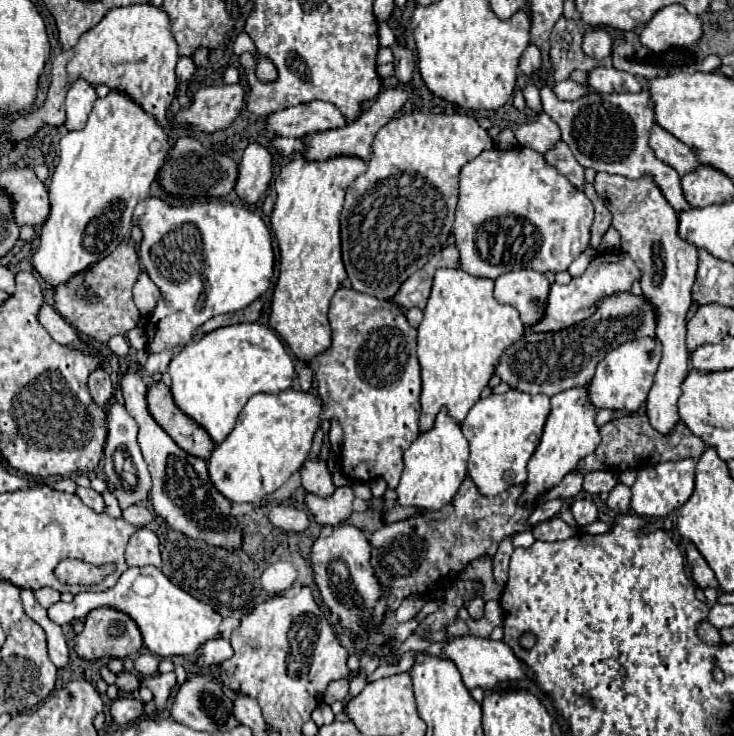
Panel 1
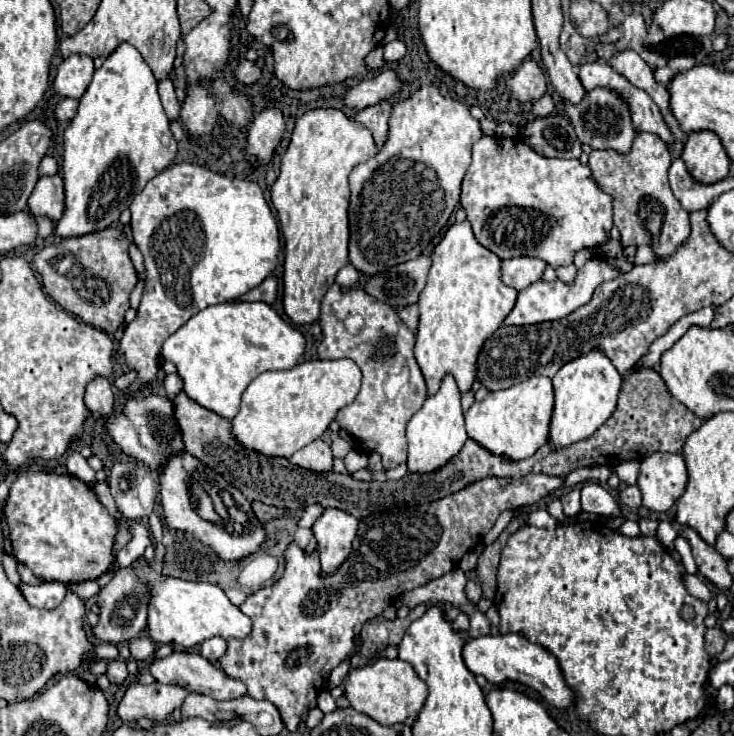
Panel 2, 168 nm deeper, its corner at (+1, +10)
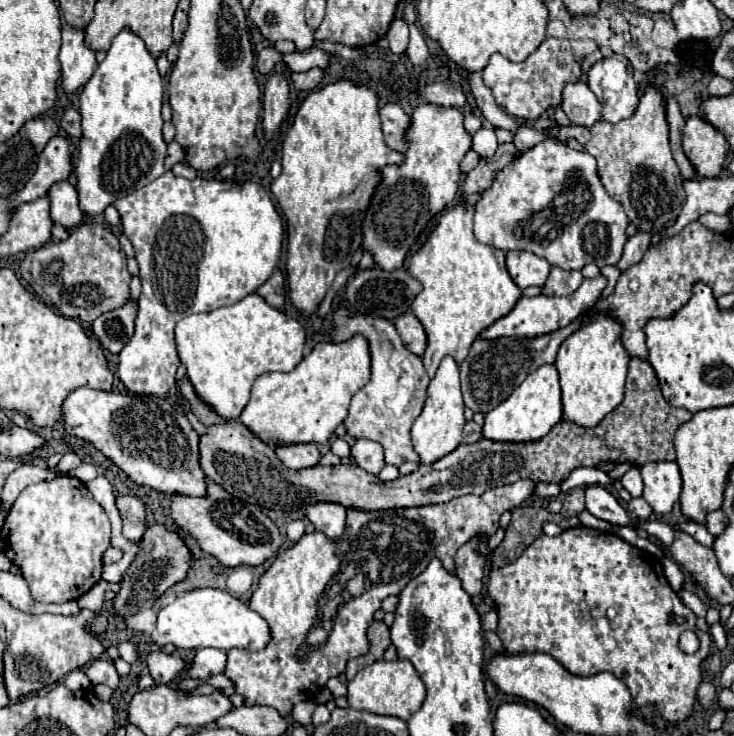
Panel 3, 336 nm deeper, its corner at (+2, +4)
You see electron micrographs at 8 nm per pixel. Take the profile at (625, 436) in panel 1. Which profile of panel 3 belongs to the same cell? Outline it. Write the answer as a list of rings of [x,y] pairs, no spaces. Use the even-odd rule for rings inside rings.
[[[630,359],[624,401],[594,429],[560,421],[536,443],[492,443],[488,439],[468,445],[464,443],[444,459],[418,467],[414,473],[388,483],[378,481],[354,463],[336,467],[316,465],[292,471],[280,463],[272,447],[260,443],[260,439],[256,439],[240,421],[222,421],[208,427],[208,433],[200,437],[200,467],[208,479],[216,481],[230,495],[260,505],[262,509],[296,511],[314,503],[338,503],[344,509],[358,511],[406,509],[446,503],[468,493],[482,495],[486,489],[510,485],[526,477],[536,483],[562,483],[574,469],[598,467],[604,461],[638,467],[650,461],[674,461],[674,433],[690,419],[692,413],[688,409],[672,407],[662,397],[652,365],[642,359]]]

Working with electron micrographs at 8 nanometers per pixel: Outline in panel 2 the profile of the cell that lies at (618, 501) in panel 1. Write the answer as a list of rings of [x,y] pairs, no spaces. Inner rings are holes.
[[[627,487],[619,493],[619,499],[621,503],[629,505],[629,507],[641,507],[641,491],[639,487]]]

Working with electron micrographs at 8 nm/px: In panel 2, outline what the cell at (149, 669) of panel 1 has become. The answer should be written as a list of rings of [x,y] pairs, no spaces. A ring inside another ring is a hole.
[[[137,637],[137,639],[133,639],[129,643],[129,651],[131,651],[131,657],[135,661],[143,661],[143,659],[147,659],[147,657],[153,655],[155,647],[153,647],[153,643],[151,643],[149,637]]]

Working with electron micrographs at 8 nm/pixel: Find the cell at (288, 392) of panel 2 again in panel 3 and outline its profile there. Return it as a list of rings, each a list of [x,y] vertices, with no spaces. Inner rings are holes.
[[[362,335],[344,343],[318,343],[290,373],[264,373],[252,385],[252,397],[240,421],[264,443],[282,447],[326,443],[346,419],[350,401],[370,379],[370,351]]]

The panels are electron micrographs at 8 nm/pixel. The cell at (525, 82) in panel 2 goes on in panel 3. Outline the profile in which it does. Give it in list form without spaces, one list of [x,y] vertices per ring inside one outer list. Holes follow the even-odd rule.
[[[546,37],[544,43],[522,63],[512,63],[502,55],[492,55],[490,63],[482,71],[484,85],[492,89],[496,103],[508,111],[508,115],[516,119],[534,121],[550,107],[558,107],[562,99],[564,83],[578,81],[582,77],[582,69],[572,55],[568,39]]]

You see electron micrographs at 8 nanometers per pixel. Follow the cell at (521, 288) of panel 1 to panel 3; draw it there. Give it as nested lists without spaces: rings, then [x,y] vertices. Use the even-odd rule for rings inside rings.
[[[528,251],[506,253],[506,267],[512,281],[520,289],[526,289],[532,285],[544,285],[550,275],[550,263]]]

